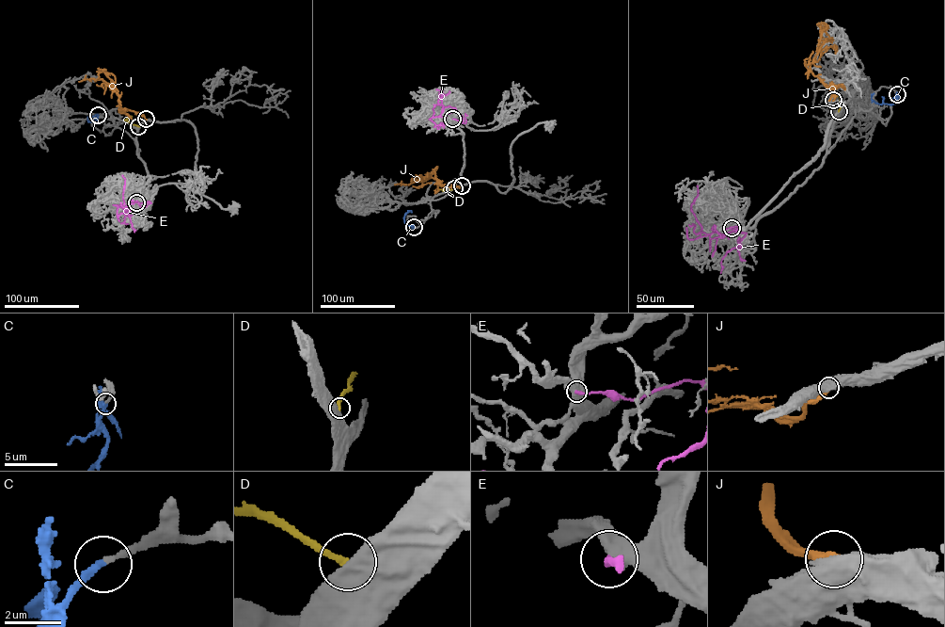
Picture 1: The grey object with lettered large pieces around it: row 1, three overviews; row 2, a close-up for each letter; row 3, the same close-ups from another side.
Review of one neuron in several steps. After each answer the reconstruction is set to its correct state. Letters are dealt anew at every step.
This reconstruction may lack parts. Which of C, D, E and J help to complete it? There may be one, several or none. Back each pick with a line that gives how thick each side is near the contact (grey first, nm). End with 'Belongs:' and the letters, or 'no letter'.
C: calibres 190 and 300 nm
J: calibres 850 and 360 nm
Belongs: C, J

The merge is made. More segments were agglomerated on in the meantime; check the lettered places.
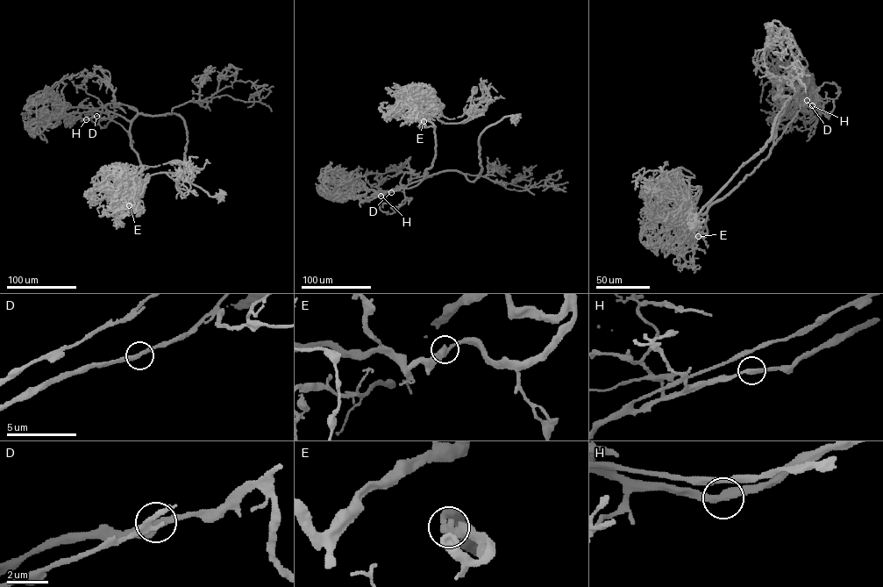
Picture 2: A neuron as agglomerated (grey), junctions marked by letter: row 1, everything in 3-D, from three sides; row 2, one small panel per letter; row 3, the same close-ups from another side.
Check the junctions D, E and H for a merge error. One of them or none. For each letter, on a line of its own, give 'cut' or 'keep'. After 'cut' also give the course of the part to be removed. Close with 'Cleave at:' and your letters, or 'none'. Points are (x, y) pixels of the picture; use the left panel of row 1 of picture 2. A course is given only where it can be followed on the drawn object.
D: keep
E: keep
H: keep
Cleave at: none

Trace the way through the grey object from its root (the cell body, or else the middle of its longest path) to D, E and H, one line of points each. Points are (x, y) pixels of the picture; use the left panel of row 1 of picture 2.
D: (220, 196), (185, 175), (180, 115), (96, 116)
E: (220, 196), (210, 196), (185, 175), (182, 118), (139, 113), (130, 139), (141, 166), (139, 191), (129, 205)
H: (220, 196), (185, 175), (180, 115), (129, 120), (82, 112), (87, 119)

